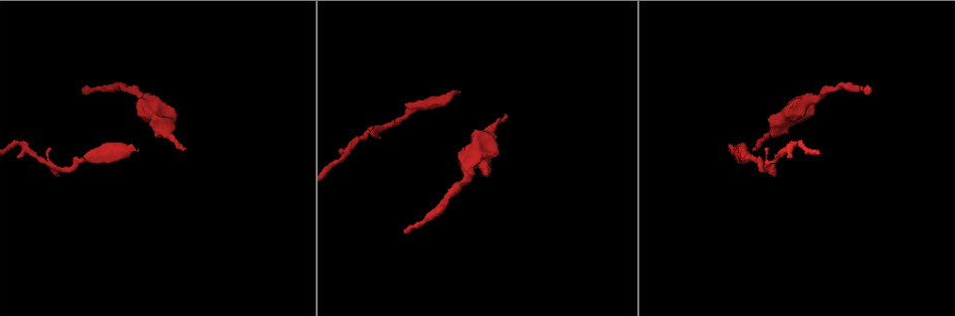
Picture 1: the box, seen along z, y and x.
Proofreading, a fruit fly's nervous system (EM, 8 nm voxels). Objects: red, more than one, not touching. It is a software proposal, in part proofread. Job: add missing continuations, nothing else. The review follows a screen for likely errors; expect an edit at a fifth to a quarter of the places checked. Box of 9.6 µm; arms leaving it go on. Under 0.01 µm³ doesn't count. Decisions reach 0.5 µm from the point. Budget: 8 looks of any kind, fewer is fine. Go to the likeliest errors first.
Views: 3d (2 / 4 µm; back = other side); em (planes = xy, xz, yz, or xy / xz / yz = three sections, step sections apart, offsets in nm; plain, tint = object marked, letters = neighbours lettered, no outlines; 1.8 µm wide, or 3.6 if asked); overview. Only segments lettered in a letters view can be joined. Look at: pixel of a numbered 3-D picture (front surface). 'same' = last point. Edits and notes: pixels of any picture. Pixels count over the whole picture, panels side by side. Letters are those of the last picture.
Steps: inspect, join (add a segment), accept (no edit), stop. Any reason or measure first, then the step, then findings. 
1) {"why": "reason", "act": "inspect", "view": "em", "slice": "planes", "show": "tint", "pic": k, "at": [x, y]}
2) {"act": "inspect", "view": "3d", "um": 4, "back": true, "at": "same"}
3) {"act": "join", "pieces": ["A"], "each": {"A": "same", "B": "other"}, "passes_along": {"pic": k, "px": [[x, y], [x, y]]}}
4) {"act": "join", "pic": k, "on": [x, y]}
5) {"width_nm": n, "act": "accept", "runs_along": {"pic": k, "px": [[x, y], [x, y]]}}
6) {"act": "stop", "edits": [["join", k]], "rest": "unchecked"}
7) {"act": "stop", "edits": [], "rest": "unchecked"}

{"why": "end of a long branch", "act": "inspect", "view": "em", "slice": "planes", "show": "letters", "pic": 1, "at": [404, 230]}

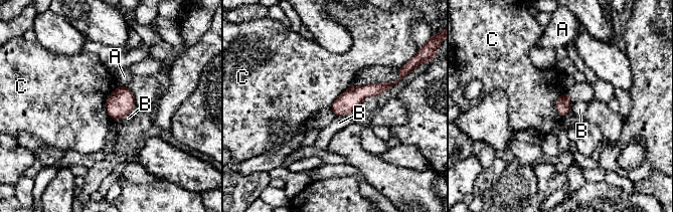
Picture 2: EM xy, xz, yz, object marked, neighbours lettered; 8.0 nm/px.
{"longest_contact_nm": ["C", 260], "act": "accept", "each": {"A": "other", "B": "other", "C": "other"}, "found": "no lettered segment goes on from it"}

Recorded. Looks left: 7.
{"why": "branch stops here", "act": "inspect", "view": "3d", "um": 4, "pic": 1, "at": [139, 149]}

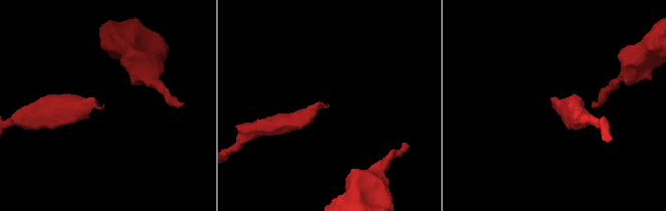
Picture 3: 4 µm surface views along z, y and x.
{"why": "shape alone is not enough", "act": "inspect", "view": "em", "slice": "yz", "step": 4, "show": "tint", "pic": 3, "at": [326, 106]}

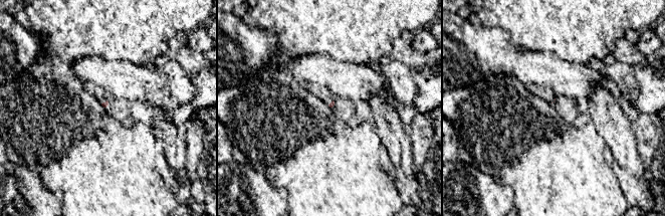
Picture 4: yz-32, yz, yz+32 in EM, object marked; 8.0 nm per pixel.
{"act": "inspect", "view": "em", "slice": "planes", "show": "letters", "at": "same"}

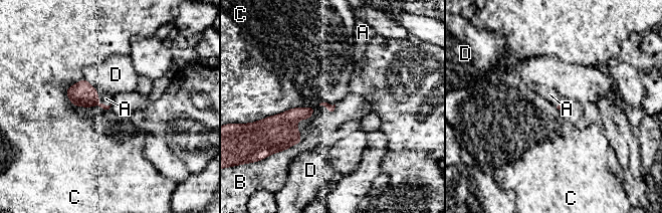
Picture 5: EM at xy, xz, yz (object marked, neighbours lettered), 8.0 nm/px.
{"act": "join", "pieces": ["A"], "each": {"A": "same", "B": "other", "C": "other", "D": "other"}, "found": "it goes on there"}

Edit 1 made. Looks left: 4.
{"act": "inspect", "view": "overview"}

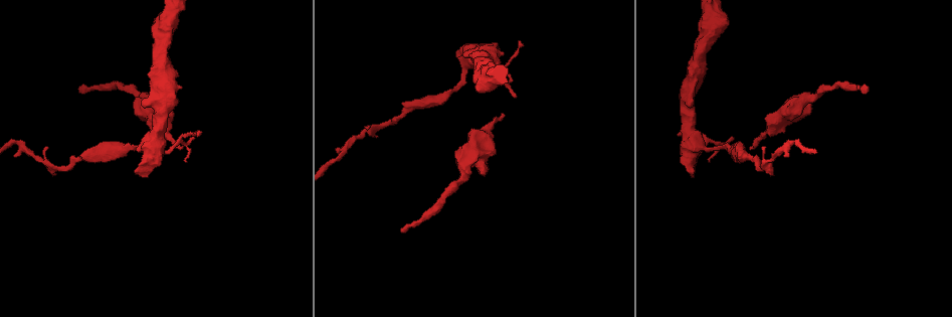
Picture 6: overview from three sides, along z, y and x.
{"act": "inspect", "view": "3d", "um": 4, "back": true, "pic": 6, "at": [173, 113]}

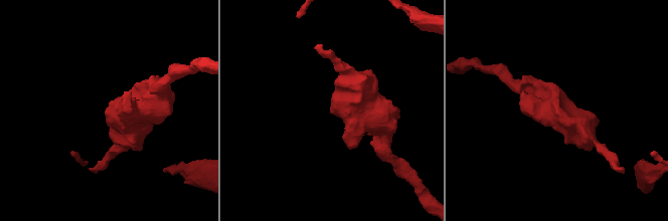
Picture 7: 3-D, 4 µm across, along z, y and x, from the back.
{"why": "need the tissue", "act": "inspect", "view": "em", "um": 3.6, "slice": "planes", "show": "plain", "pic": 7, "at": [105, 111]}

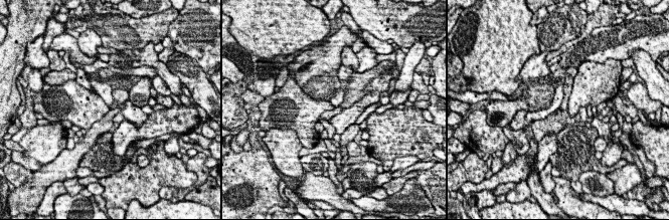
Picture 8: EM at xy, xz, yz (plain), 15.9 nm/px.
{"why": "what lies round it", "act": "inspect", "view": "em", "um": 3.6, "slice": "planes", "show": "letters", "at": "same"}

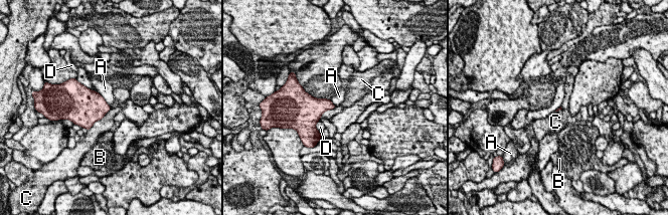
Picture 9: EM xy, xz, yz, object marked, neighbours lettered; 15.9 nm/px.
{"act": "accept", "each": {"A": "other", "B": "other", "C": "other", "D": "other"}, "border": {"pic": 9, "px": [[96, 91], [110, 106]]}, "found": "none of them fits"}

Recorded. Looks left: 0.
{"act": "stop", "edits": [["join", 5]], "rest": "unchecked"}

